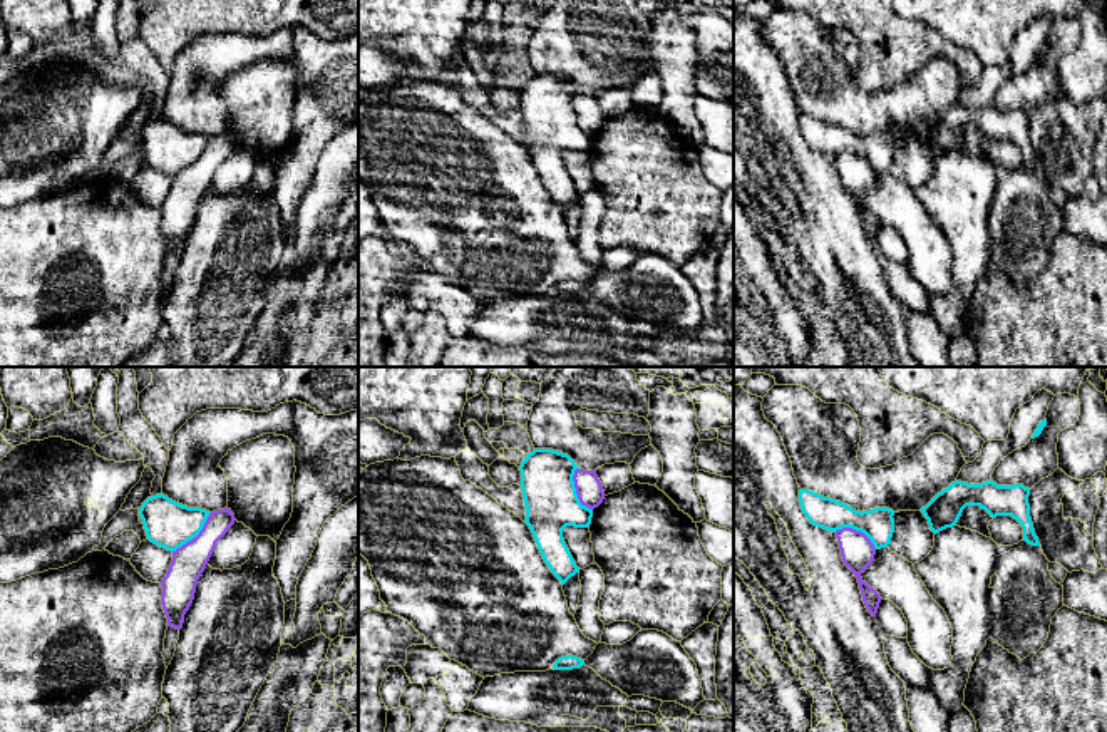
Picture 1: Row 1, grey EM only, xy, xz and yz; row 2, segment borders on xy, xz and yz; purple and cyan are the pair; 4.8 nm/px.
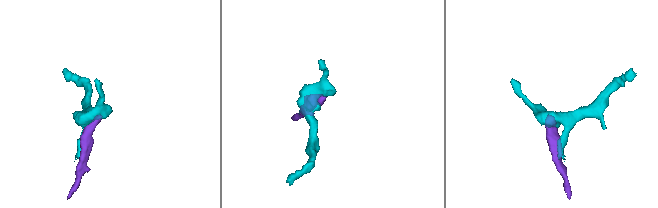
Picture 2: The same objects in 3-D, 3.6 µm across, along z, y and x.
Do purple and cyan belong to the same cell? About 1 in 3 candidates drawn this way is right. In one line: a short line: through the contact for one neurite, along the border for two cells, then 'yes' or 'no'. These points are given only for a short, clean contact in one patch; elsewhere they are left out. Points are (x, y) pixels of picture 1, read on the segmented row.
no

